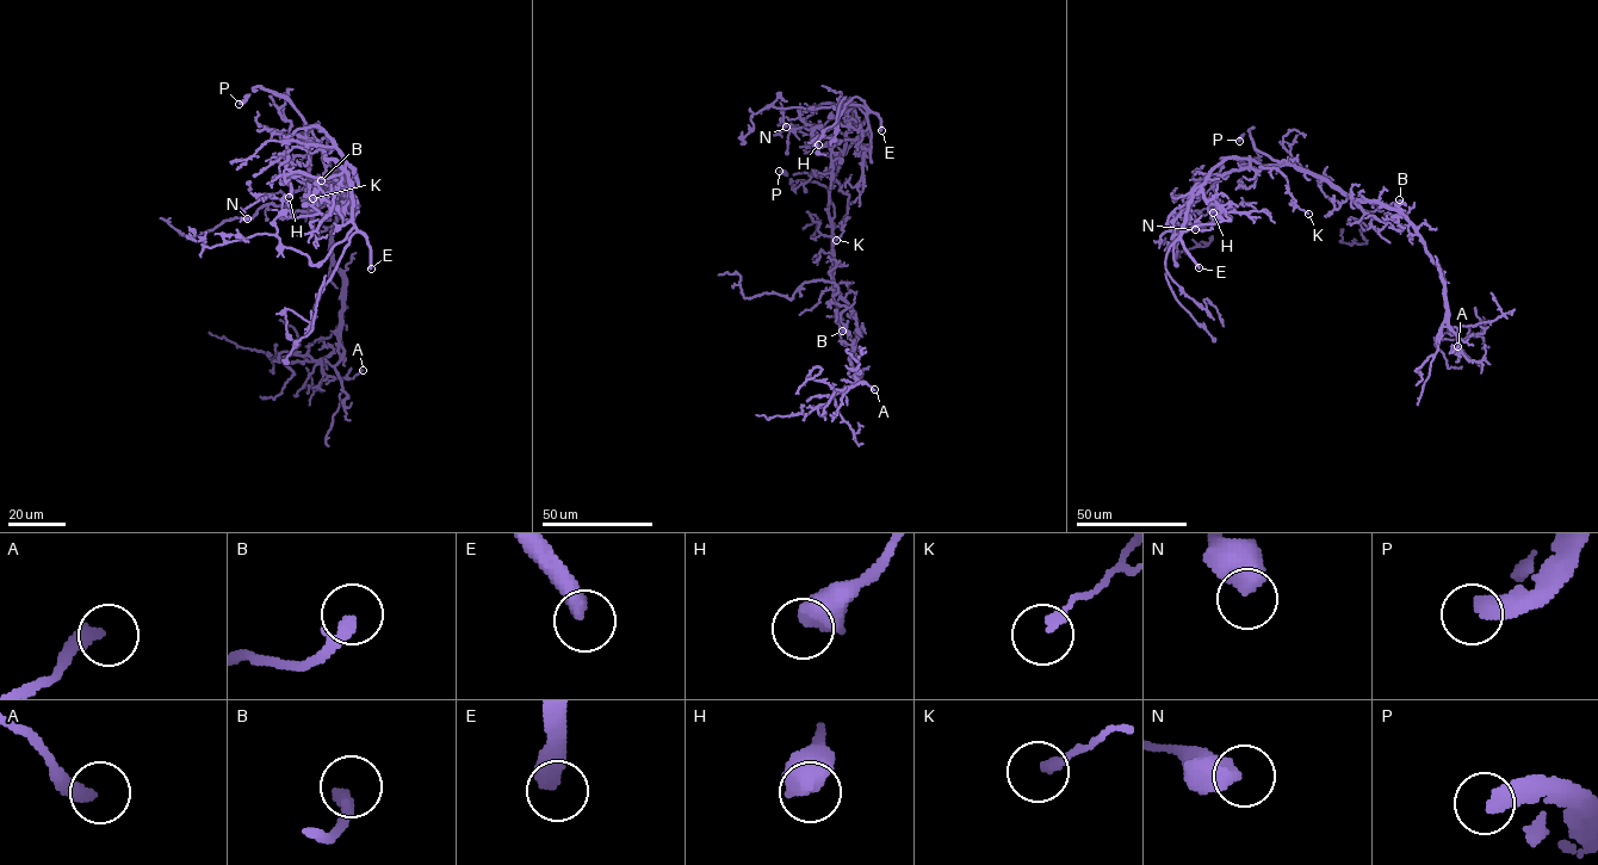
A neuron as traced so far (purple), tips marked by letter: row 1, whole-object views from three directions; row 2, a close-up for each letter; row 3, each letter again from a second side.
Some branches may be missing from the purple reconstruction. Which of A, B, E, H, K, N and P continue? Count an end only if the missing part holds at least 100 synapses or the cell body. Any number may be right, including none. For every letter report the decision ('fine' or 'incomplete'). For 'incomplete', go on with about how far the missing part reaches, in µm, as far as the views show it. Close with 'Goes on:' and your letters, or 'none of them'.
A: fine
B: fine
E: incomplete; about 170 µm are missing
H: fine
K: fine
N: fine
P: incomplete; about 10 µm are missing
Goes on: E, P

